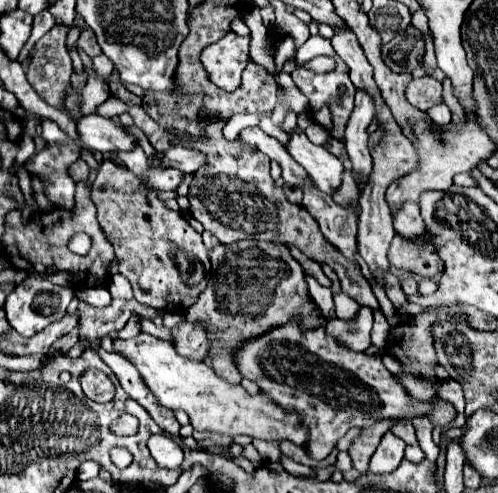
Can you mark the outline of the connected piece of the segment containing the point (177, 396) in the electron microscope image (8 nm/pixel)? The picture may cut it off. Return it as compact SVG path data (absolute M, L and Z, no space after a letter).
M139 333L137 337L127 341L117 339L113 345L137 367L137 371L141 373L153 395L159 399L159 403L169 409L183 409L197 431L215 431L233 437L249 435L255 439L277 443L287 439L299 447L307 445L309 431L305 425L301 425L299 415L295 411L287 413L281 405L277 405L271 397L267 397L261 391L249 395L241 385L227 383L205 361L193 361L189 357L179 355L173 343L147 333Z

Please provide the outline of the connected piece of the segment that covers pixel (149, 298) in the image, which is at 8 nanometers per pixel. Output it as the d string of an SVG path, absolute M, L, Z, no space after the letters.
M103 161L99 173L93 181L91 199L97 207L97 219L115 249L115 257L119 259L119 273L123 273L133 287L133 297L149 305L153 309L165 311L181 311L185 313L199 297L199 293L207 285L207 277L211 271L211 263L207 257L207 247L201 241L201 235L183 219L179 211L169 211L163 201L157 199L157 191L147 189L141 179L137 179L129 169L115 165L113 161Z

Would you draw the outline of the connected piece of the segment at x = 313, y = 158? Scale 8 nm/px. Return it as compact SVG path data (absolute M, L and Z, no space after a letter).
M295 129L291 133L287 151L307 171L307 175L323 193L333 195L337 191L343 177L343 163L335 155L331 155L321 145L313 145L301 129Z

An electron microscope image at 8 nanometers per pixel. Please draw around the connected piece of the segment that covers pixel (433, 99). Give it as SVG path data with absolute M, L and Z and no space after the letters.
M427 75L413 79L405 87L405 97L413 107L427 111L429 107L441 103L441 83L433 77L427 77Z

